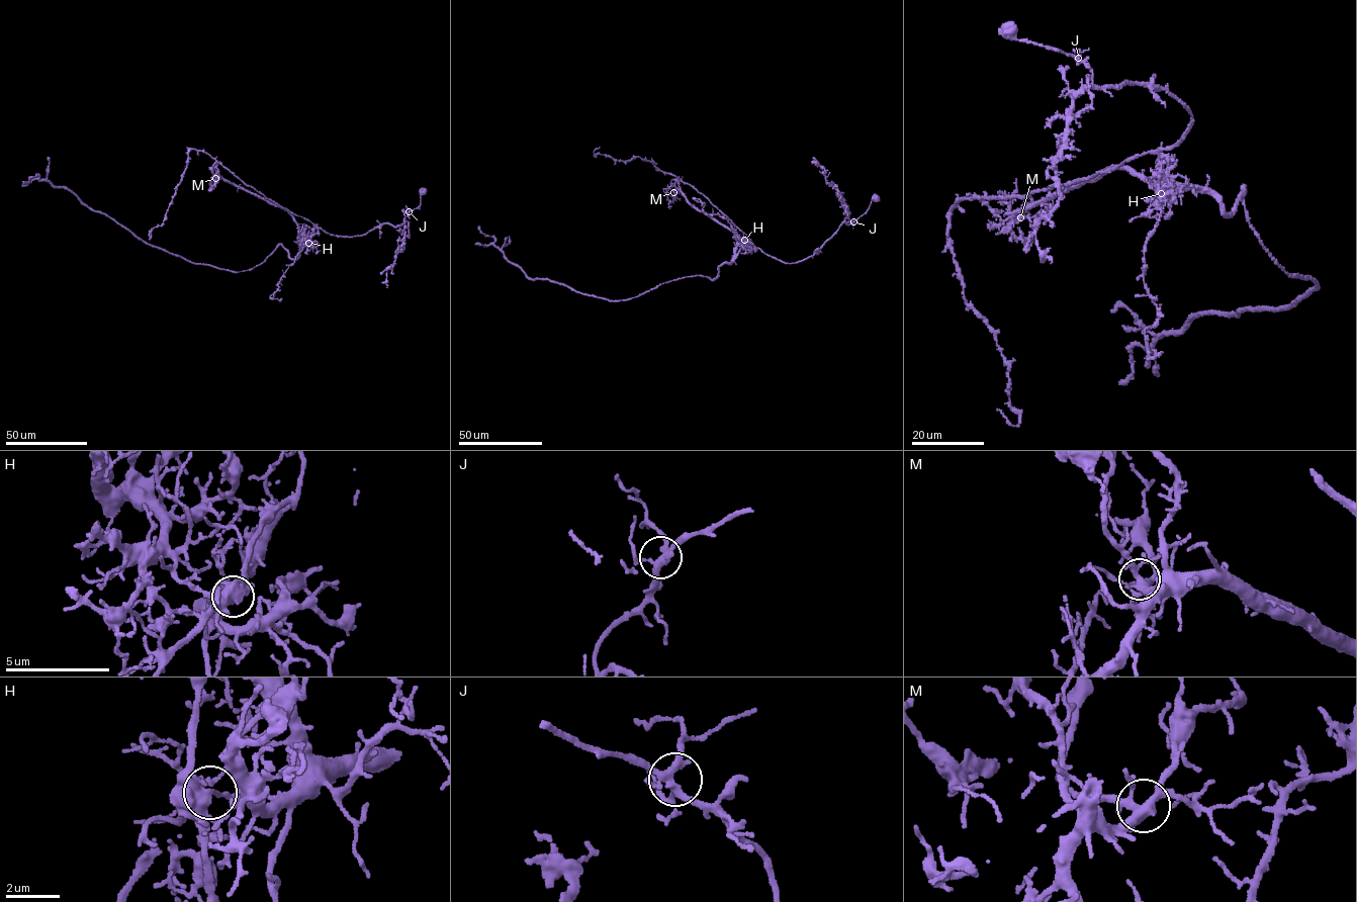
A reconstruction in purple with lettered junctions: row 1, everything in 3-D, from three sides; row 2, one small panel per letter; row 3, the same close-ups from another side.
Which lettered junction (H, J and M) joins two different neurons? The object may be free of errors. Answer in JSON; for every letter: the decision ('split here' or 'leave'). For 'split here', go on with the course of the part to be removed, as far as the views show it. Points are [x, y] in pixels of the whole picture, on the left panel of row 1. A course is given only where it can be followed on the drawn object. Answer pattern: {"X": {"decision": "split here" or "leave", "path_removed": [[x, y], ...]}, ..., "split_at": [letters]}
{"H": {"decision": "split here"}, "J": {"decision": "leave"}, "M": {"decision": "leave"}, "split_at": ["H"]}

